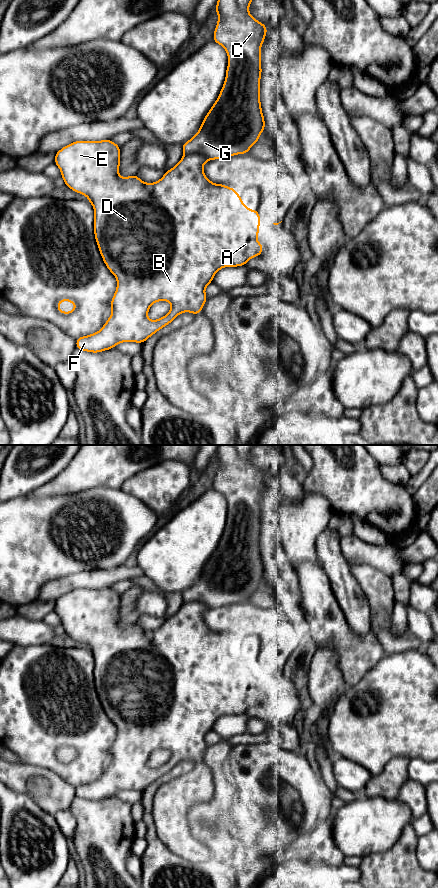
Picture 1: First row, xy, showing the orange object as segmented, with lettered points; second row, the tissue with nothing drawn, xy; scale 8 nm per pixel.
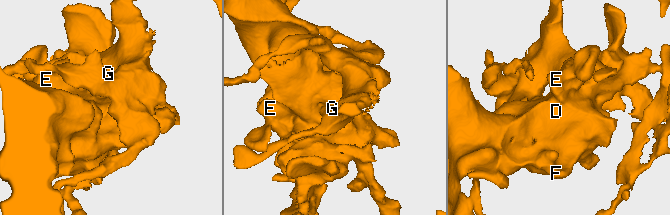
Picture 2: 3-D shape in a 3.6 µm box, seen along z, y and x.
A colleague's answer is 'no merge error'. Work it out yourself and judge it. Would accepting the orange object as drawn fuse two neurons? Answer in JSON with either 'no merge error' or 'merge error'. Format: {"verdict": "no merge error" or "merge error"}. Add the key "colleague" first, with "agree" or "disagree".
{"colleague": "disagree", "verdict": "merge error"}

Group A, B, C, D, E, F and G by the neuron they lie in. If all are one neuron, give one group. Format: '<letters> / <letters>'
A B D E F / C G

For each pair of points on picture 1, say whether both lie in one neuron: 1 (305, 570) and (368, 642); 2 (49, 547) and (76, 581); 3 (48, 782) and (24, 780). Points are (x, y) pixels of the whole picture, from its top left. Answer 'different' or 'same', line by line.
1: same
2: different
3: same

